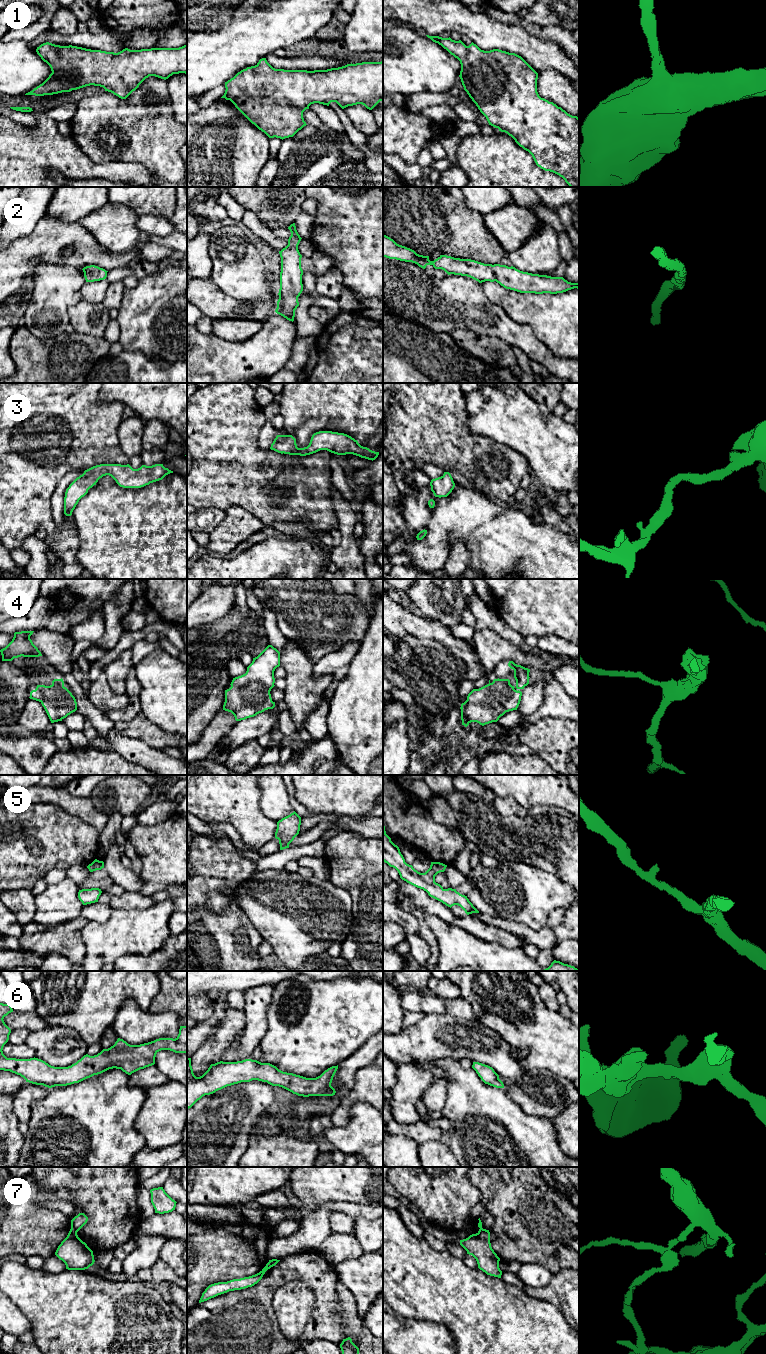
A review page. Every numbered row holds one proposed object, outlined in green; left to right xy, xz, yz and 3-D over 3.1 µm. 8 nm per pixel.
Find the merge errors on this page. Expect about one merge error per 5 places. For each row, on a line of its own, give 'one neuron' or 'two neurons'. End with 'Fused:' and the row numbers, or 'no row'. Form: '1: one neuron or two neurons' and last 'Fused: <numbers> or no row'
1: one neuron
2: one neuron
3: one neuron
4: one neuron
5: one neuron
6: one neuron
7: two neurons
Fused: 7

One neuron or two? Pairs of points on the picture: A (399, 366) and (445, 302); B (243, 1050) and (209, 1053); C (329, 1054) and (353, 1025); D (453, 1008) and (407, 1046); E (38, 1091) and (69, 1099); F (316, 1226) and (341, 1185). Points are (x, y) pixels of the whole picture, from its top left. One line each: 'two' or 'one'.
A: two
B: two
C: one
D: two
E: two
F: two

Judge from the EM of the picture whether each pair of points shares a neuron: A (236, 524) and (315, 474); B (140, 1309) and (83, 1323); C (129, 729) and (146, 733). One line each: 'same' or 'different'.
A: different
B: same
C: same

